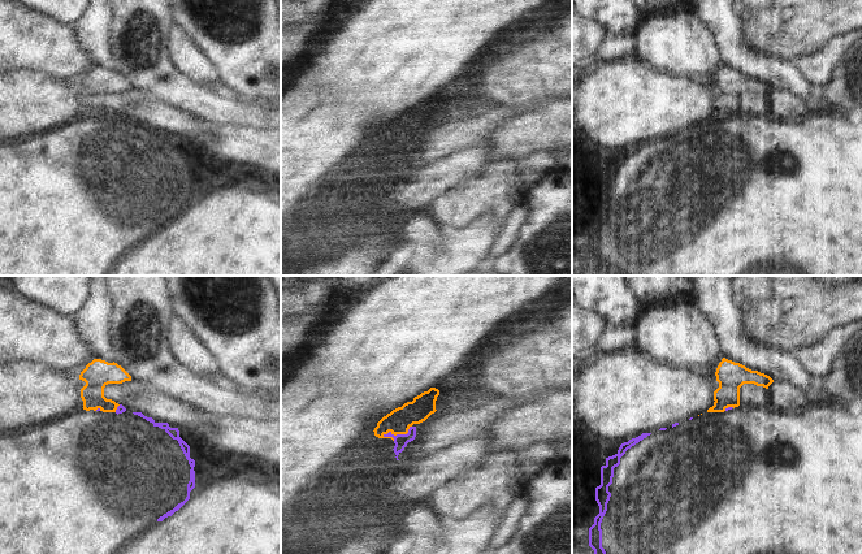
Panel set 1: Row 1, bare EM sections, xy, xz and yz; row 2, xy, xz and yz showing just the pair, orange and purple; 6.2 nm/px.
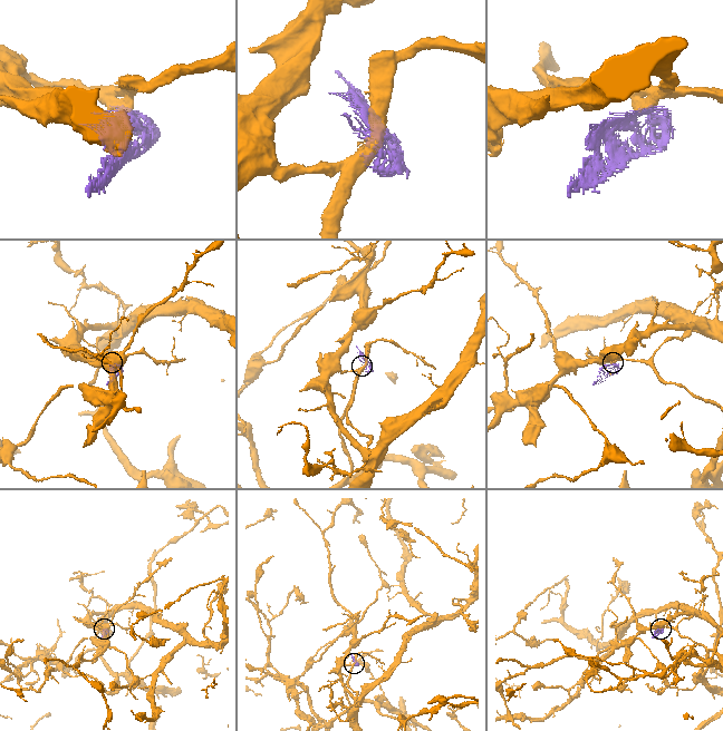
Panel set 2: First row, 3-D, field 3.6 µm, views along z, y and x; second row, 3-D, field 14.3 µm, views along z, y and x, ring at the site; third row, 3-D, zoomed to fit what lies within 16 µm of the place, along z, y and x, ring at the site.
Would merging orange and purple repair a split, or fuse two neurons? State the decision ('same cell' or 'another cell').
another cell

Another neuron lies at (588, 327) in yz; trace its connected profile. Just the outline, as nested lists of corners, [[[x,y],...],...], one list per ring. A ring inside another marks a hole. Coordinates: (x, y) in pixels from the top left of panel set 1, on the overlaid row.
[[[572,303],[572,359],[593,350],[606,326],[606,321],[597,312],[584,311]]]

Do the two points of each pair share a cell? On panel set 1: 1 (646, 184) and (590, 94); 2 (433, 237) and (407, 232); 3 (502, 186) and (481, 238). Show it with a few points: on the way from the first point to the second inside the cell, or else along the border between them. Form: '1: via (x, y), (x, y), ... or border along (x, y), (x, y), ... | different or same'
1: border along (654, 139), (641, 142), (622, 152) | different
2: via (427, 232), (414, 232) | same
3: border along (501, 225), (489, 213), (484, 213), (463, 228) | different

